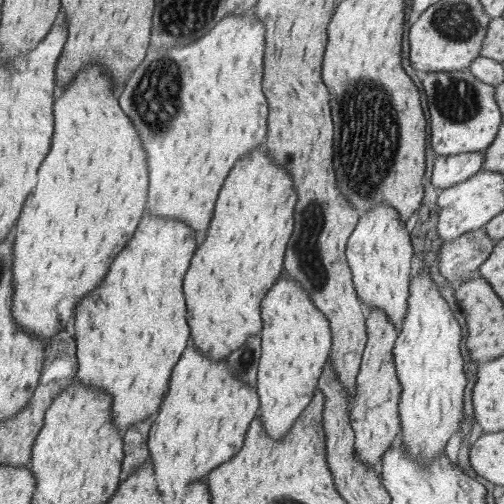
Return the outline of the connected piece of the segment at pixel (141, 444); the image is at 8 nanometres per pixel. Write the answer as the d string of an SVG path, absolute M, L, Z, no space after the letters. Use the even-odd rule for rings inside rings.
M154 418L144 420L142 424L130 428L124 436L124 464L122 464L122 480L126 476L130 476L134 470L138 470L146 460L148 460L148 448L146 448L146 440L148 440L148 430L152 426Z

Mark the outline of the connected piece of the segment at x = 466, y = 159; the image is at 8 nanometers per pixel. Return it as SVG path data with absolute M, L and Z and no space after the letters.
M466 152L458 155L438 155L433 164L431 183L438 189L460 184L482 170L485 152Z

